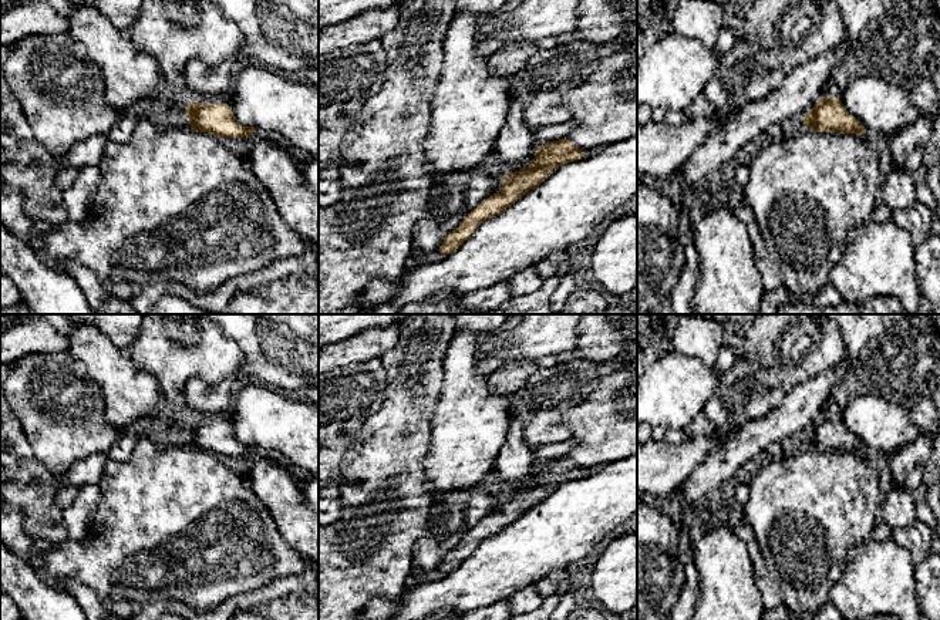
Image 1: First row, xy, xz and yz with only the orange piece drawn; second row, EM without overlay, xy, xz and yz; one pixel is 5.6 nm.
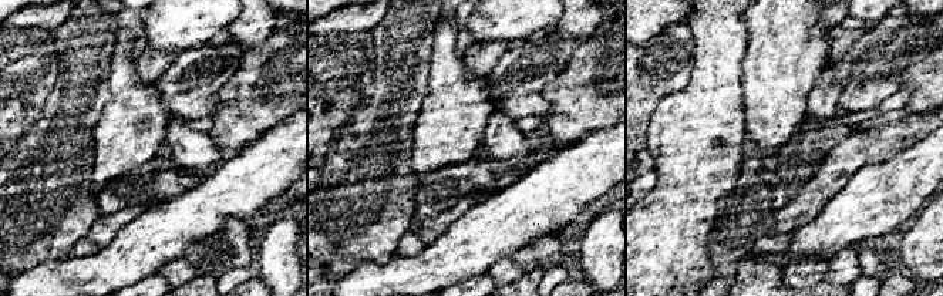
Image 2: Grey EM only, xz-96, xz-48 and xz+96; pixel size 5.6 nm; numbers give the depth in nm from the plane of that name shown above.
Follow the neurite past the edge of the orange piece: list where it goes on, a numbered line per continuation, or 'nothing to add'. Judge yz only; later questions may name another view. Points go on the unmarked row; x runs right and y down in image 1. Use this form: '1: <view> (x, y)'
nothing to add

